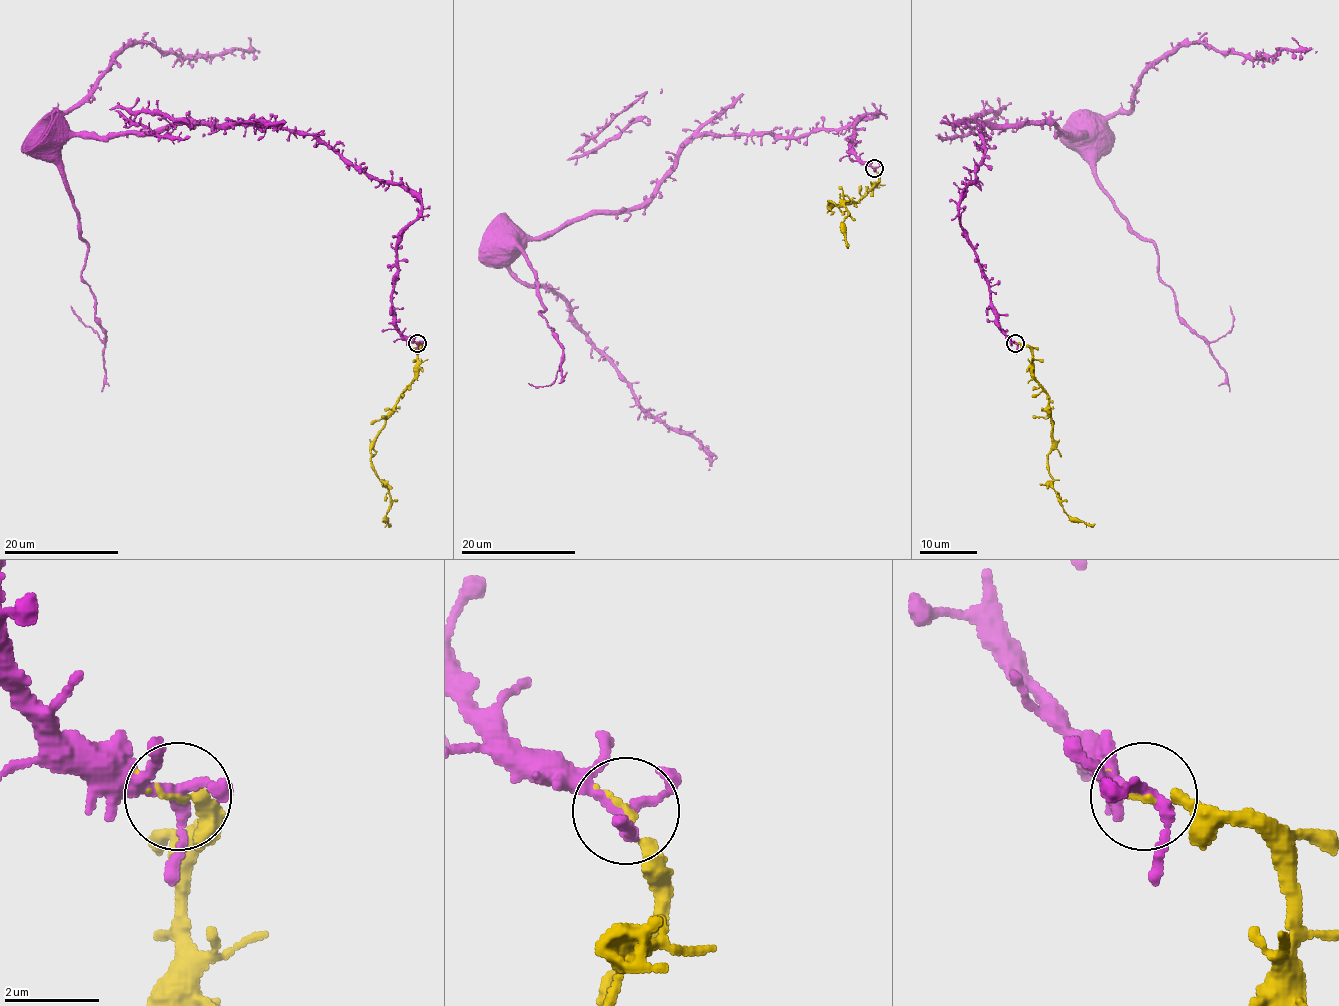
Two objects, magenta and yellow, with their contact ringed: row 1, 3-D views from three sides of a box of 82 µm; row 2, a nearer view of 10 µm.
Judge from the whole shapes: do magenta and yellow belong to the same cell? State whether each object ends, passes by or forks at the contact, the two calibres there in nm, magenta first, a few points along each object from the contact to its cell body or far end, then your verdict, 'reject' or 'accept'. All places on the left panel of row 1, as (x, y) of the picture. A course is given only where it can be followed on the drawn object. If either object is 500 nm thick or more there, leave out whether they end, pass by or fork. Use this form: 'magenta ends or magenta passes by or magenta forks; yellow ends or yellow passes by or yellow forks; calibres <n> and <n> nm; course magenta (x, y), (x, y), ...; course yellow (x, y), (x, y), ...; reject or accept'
magenta forks; yellow ends; calibres 240 and 140 nm; course magenta (417, 343), (391, 300), (420, 203), (397, 185), (284, 129), (74, 136), (50, 119), (127, 46), (250, 52); course yellow (417, 343), (416, 379), (386, 420), (371, 455), (371, 469), (387, 489), (390, 509), (386, 517), (390, 523); accept

